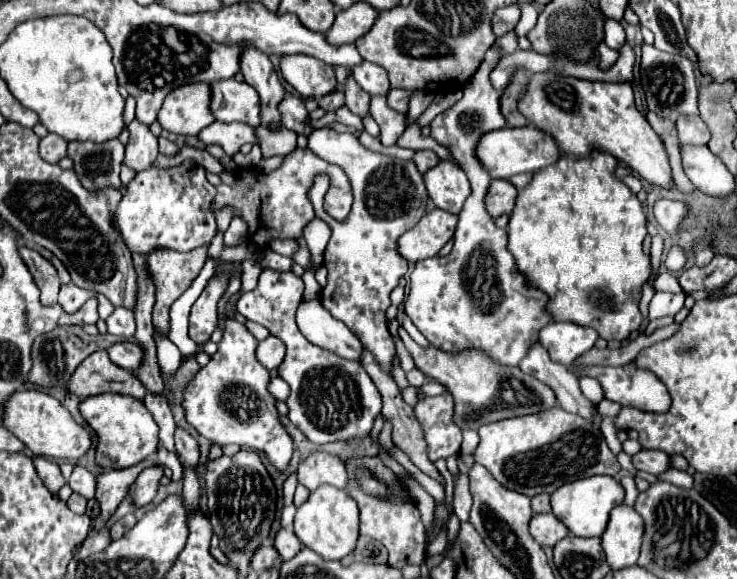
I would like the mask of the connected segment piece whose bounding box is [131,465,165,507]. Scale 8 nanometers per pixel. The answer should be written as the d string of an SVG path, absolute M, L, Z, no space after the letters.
M155 465L155 467L147 467L141 471L141 475L137 477L137 481L133 483L131 491L135 495L135 503L139 507L147 505L153 501L153 497L157 495L157 489L159 489L159 481L163 477L163 469L161 465Z

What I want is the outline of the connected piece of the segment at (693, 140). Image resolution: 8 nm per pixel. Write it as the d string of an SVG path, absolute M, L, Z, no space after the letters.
M683 115L683 119L675 121L675 127L679 133L679 141L685 145L707 145L711 139L707 125L697 115L693 115L693 117Z

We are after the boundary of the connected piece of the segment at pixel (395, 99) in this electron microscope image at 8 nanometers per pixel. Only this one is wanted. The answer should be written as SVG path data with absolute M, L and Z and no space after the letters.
M391 89L387 93L387 105L393 111L403 113L403 115L407 115L407 111L409 111L409 99L411 99L411 91L407 91L407 89Z

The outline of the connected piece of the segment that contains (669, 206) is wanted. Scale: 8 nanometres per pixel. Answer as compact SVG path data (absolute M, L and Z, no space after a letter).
M659 199L655 203L655 219L657 223L673 235L677 231L677 225L687 217L687 205L683 201L671 201L671 199Z

